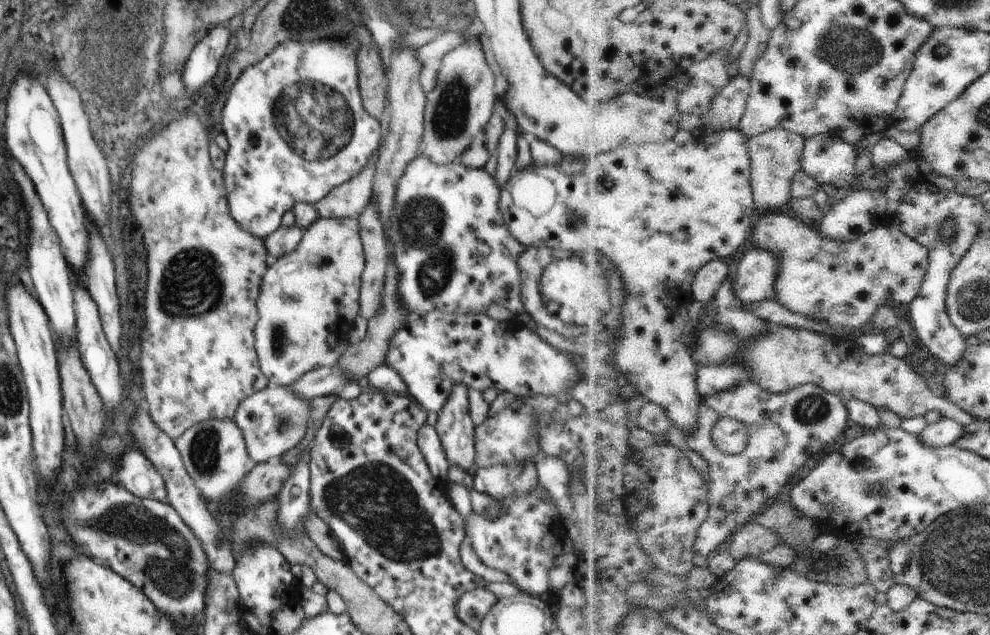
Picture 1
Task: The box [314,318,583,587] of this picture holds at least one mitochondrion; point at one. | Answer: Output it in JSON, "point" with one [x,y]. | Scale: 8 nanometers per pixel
{"point":[379,504]}

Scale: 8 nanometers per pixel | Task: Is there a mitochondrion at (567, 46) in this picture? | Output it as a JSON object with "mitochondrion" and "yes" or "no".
{"mitochondrion":"no"}

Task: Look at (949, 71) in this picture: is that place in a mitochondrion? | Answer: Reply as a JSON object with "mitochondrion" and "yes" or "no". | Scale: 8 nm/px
{"mitochondrion":"no"}

